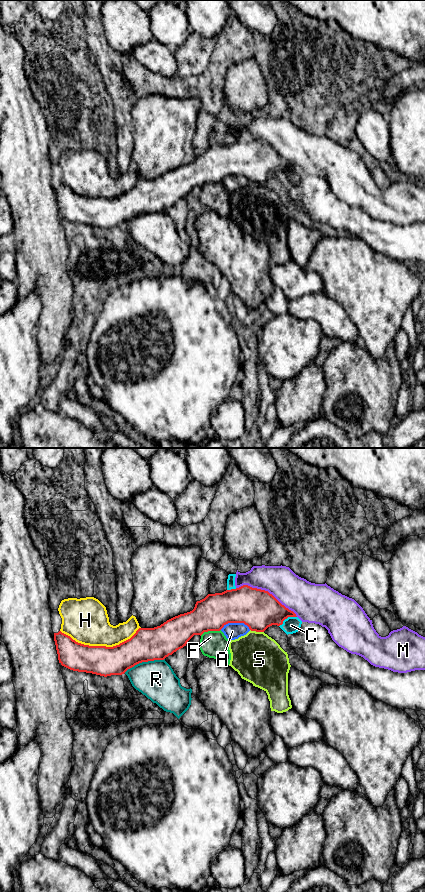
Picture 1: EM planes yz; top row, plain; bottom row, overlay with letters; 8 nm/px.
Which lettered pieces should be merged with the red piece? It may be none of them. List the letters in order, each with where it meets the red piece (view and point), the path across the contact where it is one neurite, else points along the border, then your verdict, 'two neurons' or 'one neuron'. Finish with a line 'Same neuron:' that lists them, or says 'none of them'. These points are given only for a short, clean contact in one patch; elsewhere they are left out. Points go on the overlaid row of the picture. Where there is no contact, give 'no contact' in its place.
A: meets red in yz at (235, 622); border along yz (220, 629), (228, 623), (244, 623), (250, 629); two neurons
C: meets red in yz at (287, 617); two neurons
F: meets red in yz at (210, 630); border along yz (220, 629), (205, 631), (200, 635); two neurons
H: meets red in yz at (100, 646); two neurons
M: meets red in yz at (267, 591); two neurons
R: meets red in yz at (144, 661); two neurons
S: meets red in yz at (257, 631); border along yz (250, 629), (256, 632), (263, 632); two neurons
Same neuron: none of them

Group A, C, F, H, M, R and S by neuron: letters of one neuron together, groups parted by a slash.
A F S / C / H / M / R

